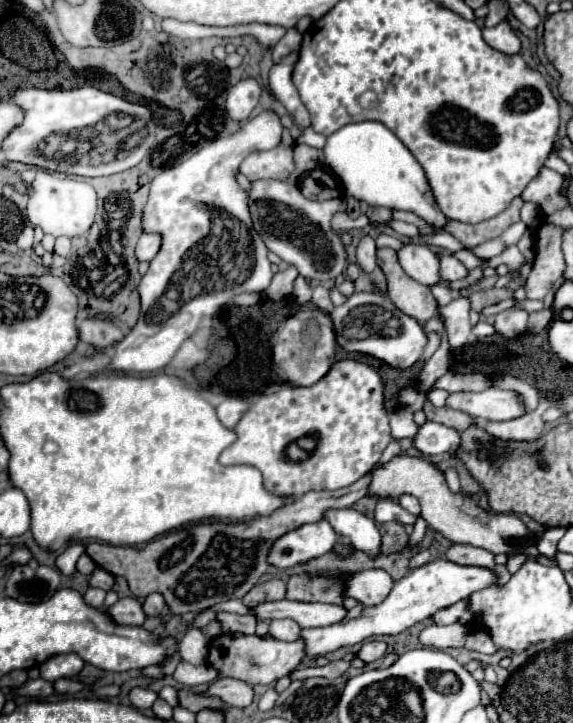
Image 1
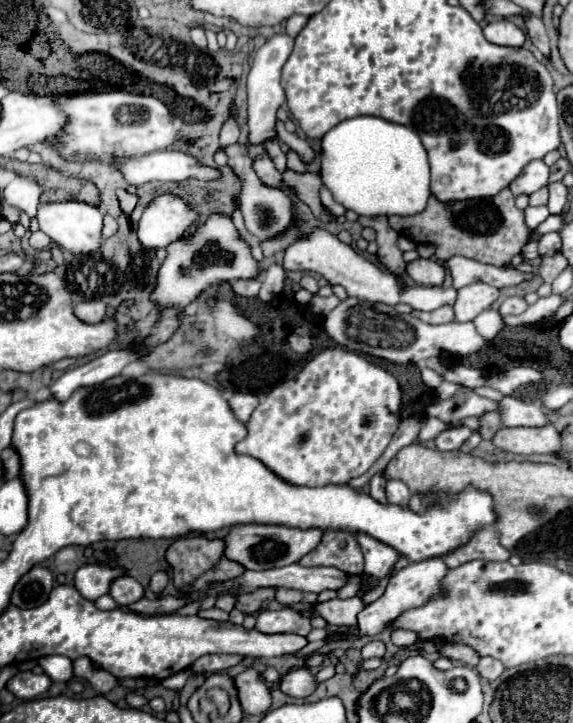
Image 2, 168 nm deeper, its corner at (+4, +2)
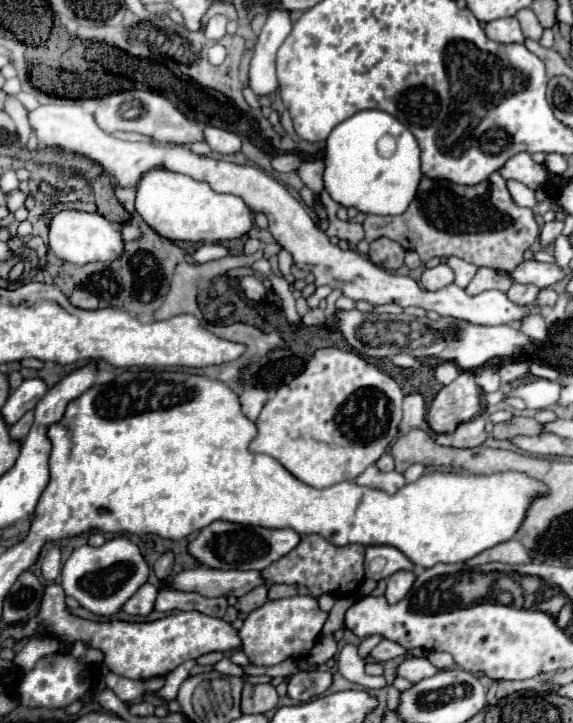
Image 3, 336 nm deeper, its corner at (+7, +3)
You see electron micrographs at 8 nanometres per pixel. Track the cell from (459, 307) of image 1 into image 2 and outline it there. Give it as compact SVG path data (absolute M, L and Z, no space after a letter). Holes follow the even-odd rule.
M471 284L459 290L457 300L453 304L455 310L455 322L467 322L473 320L477 314L481 314L483 310L487 310L495 298L499 296L499 290L489 286L489 284Z

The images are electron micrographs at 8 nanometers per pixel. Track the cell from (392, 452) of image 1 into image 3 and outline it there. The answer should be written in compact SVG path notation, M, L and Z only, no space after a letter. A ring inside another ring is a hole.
M414 391L404 397L404 419L400 431L408 431L408 427L422 427L426 421L426 403L424 397Z

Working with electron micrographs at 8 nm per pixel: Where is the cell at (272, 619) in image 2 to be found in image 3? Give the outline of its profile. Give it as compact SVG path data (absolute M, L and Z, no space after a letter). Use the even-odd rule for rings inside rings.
M286 597L276 601L266 601L262 607L248 613L242 629L238 631L242 641L242 651L250 665L272 667L286 659L304 659L320 639L320 631L328 619L328 613L318 607L318 599L306 597Z

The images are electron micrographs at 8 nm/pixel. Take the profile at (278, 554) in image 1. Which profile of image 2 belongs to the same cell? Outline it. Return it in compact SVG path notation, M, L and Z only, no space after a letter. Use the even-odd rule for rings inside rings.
M243 524L233 526L225 536L227 556L239 560L247 570L269 570L283 568L287 564L299 562L307 552L315 550L323 538L321 528L291 528L291 526L265 526L265 524Z

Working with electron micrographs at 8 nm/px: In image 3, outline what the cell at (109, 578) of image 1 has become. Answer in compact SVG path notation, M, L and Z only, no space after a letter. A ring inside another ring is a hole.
M146 583L144 587L140 587L140 591L136 591L136 595L124 605L124 611L130 615L142 615L146 617L152 609L154 609L154 601L156 601L158 589L150 583Z

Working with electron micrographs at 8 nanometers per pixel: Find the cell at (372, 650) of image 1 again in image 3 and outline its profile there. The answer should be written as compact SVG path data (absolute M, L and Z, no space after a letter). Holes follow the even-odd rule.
M382 639L382 641L374 647L374 651L372 651L370 657L372 657L376 663L384 663L384 661L390 661L390 659L402 657L402 655L406 655L406 649L404 649L404 647L400 647L398 643L392 643L392 641L388 641L388 639Z

